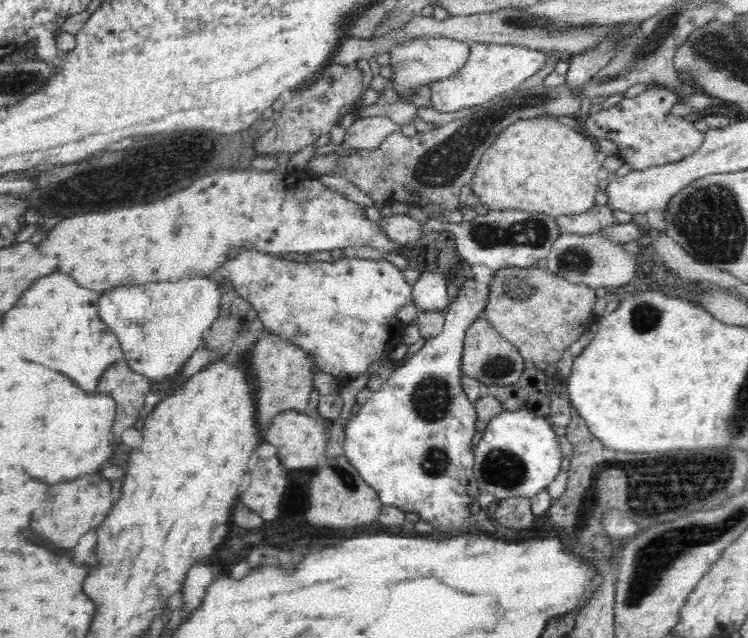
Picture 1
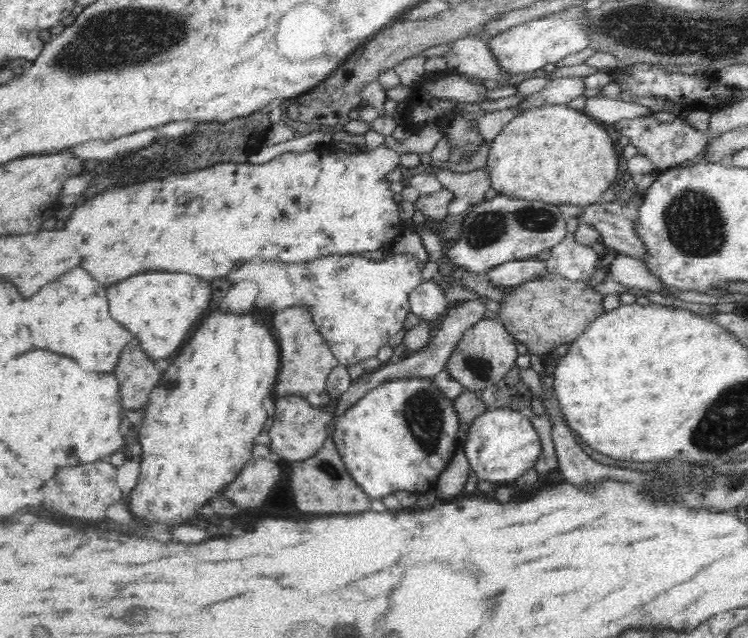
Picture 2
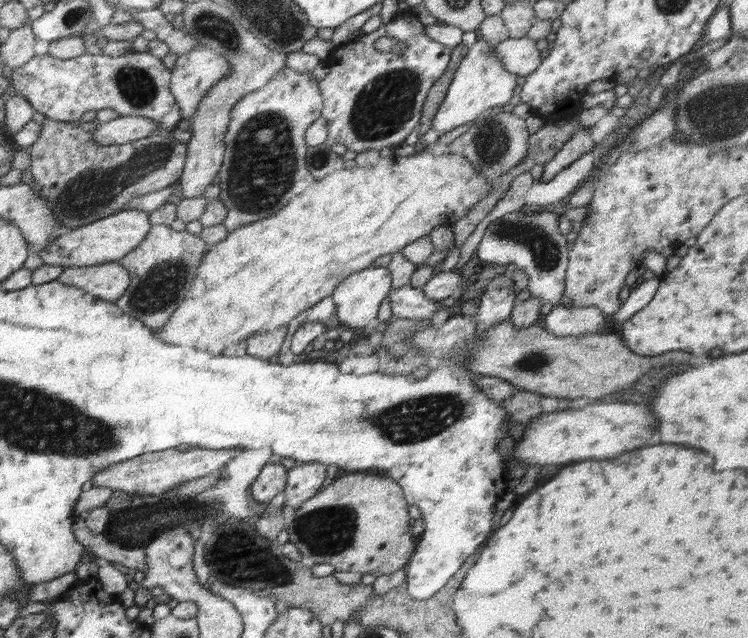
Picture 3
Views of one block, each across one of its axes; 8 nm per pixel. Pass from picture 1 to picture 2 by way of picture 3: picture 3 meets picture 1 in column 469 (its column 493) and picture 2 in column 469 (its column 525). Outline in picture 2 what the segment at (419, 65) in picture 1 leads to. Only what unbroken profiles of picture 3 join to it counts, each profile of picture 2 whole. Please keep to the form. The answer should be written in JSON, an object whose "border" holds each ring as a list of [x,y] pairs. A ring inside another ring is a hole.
{"border":[[[466,36],[451,41],[450,52],[444,54],[450,68],[460,70],[461,74],[472,78],[493,80],[495,85],[509,84],[505,72],[497,66],[490,54],[487,41],[480,36]]]}

